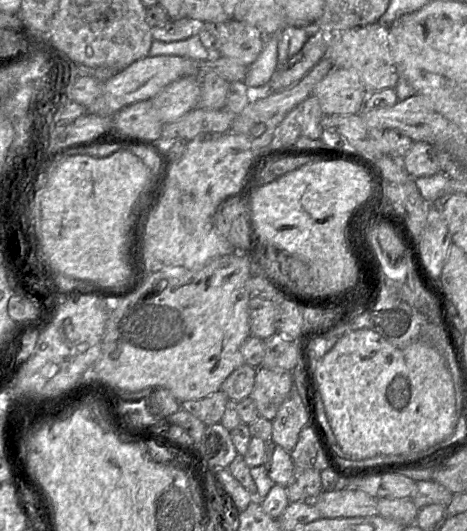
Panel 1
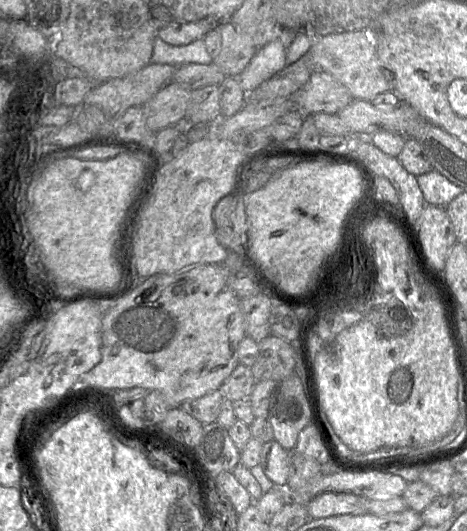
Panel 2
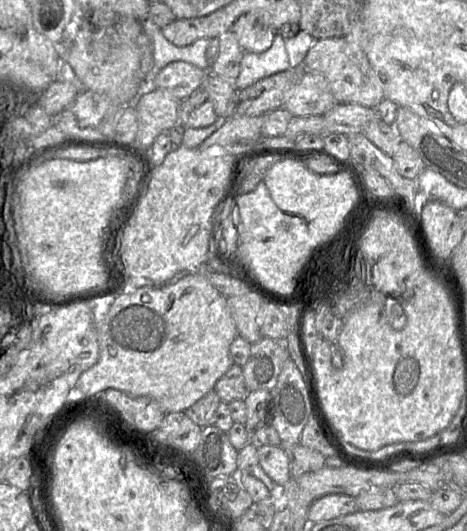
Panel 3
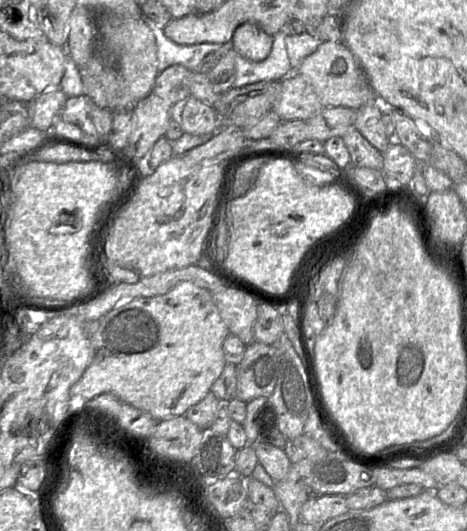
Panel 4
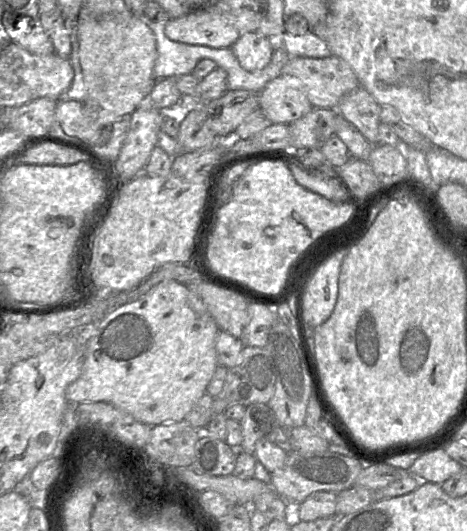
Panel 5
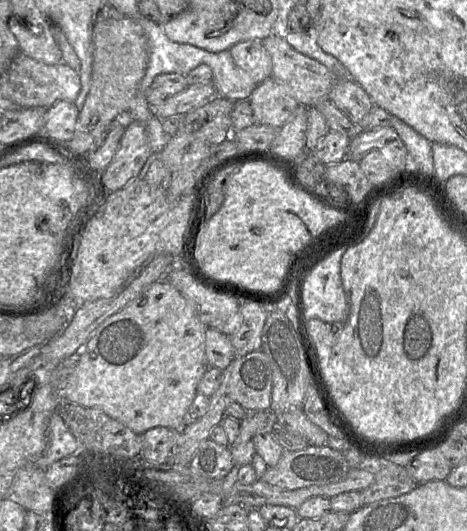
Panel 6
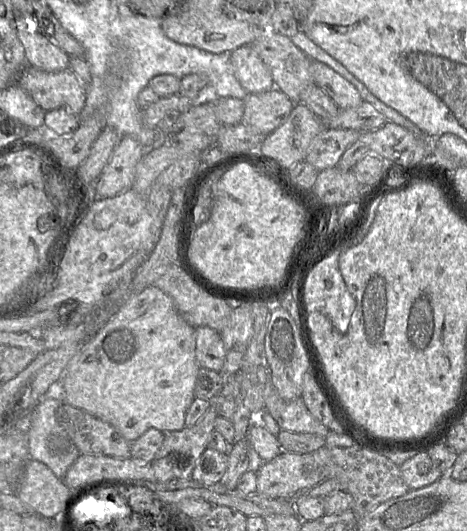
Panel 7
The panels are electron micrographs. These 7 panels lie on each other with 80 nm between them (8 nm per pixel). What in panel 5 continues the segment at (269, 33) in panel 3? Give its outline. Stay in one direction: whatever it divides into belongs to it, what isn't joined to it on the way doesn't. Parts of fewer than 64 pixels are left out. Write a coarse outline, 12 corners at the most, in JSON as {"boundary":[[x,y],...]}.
{"boundary":[[248,32],[231,49],[244,70],[269,64],[275,40]]}

